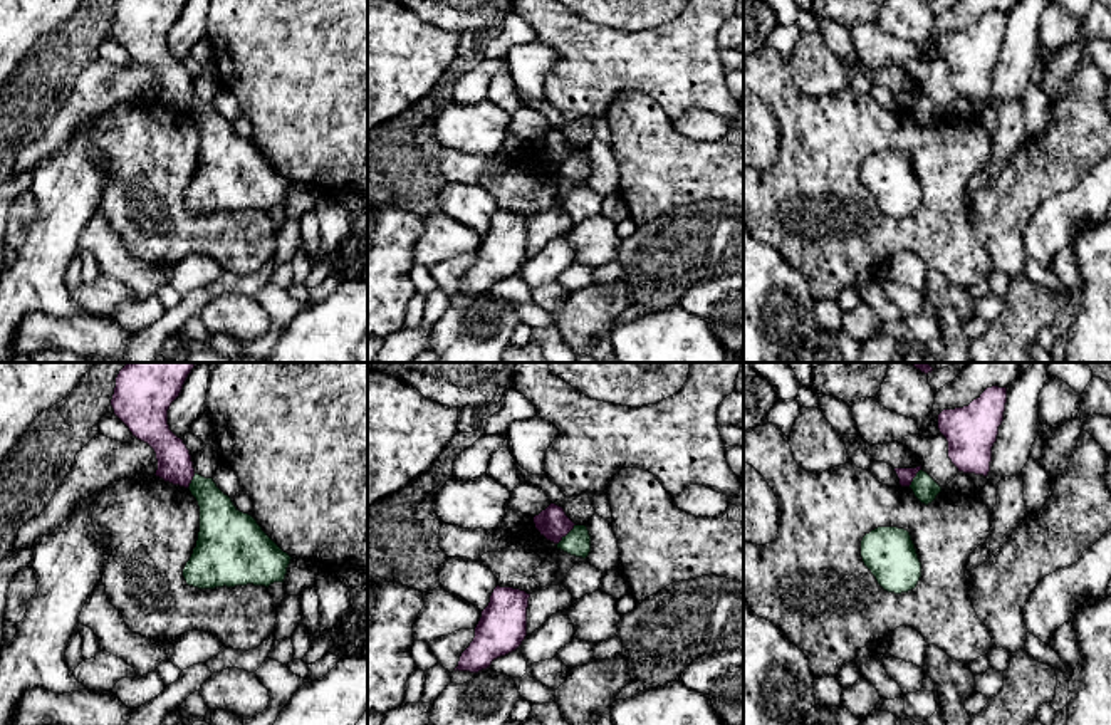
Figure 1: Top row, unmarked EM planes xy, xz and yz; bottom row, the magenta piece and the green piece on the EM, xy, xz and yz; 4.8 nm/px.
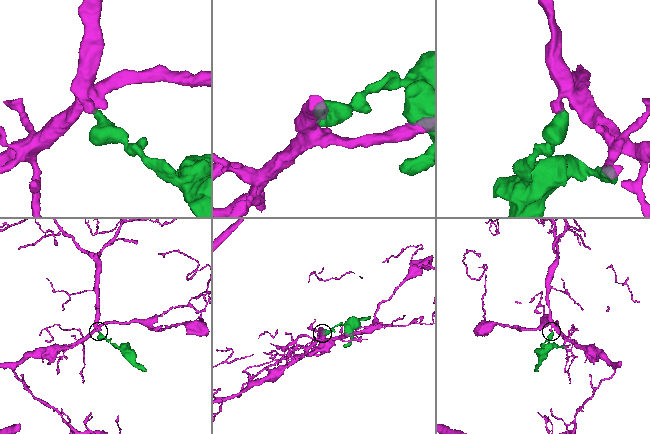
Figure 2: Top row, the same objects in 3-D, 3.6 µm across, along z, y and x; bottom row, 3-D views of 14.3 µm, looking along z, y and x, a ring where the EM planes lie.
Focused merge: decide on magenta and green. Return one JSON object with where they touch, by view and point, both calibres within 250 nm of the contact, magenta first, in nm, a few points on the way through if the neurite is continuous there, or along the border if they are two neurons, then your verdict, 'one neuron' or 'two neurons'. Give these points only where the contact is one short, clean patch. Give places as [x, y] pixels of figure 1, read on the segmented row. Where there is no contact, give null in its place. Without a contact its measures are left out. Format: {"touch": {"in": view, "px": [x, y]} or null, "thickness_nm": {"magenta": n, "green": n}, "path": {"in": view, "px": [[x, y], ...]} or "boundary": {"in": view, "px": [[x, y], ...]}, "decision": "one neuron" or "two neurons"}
{"touch": {"in": "xz", "px": [568, 532]}, "thickness_nm": {"magenta": 150, "green": 130}, "boundary": {"in": "xz", "px": [[574, 524], [558, 544]]}, "decision": "two neurons"}

